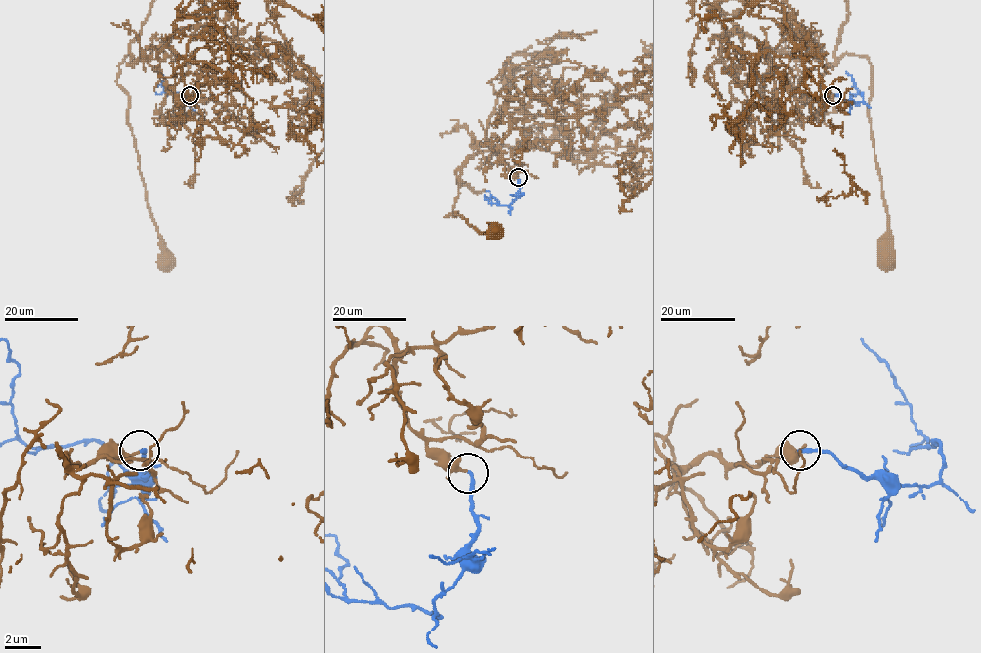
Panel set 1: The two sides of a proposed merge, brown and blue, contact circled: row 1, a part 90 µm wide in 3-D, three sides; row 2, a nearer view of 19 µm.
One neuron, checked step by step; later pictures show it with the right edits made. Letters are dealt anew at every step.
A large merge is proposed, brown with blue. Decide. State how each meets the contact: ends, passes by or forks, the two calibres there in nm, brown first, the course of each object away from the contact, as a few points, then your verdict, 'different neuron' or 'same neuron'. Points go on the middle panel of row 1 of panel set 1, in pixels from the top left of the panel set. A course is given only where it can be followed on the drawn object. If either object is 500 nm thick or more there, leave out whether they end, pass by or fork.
brown ends | blue ends | 280/200 nm | brown via (517, 177), (494, 135), (493, 151), (460, 169), (446, 216), (456, 211), (479, 232), (493, 230) | blue via (517, 177), (518, 196), (512, 207), (493, 204), (492, 195), (487, 190) | same neuron

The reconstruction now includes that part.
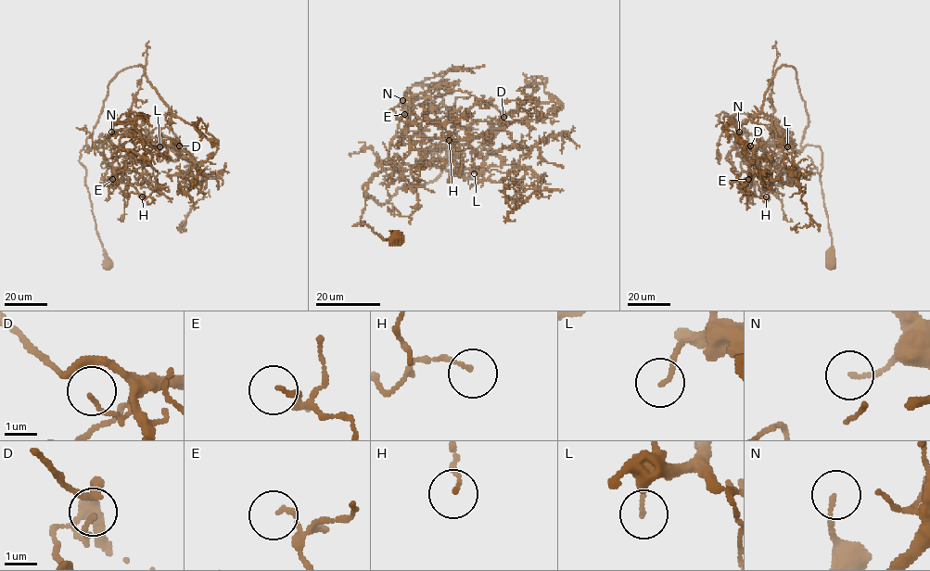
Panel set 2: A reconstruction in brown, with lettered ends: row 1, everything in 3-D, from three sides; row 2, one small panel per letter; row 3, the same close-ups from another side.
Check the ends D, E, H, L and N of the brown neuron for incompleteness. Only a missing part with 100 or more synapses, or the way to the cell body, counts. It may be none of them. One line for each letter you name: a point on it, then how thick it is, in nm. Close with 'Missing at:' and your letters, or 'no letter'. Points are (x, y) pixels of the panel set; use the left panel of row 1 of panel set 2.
D: (179, 145) | 110 nm
Missing at: D

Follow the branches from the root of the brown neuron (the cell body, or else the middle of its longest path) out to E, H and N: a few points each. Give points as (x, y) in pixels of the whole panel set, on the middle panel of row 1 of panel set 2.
E: (395, 236), (354, 225), (367, 183), (395, 169), (389, 145), (413, 95), (427, 120), (404, 114)
H: (395, 236), (354, 225), (367, 183), (395, 169), (389, 145), (413, 95), (415, 116), (441, 123), (449, 140)
N: (395, 236), (384, 239), (363, 222), (354, 225), (365, 206), (367, 183), (395, 169), (389, 145), (402, 100)

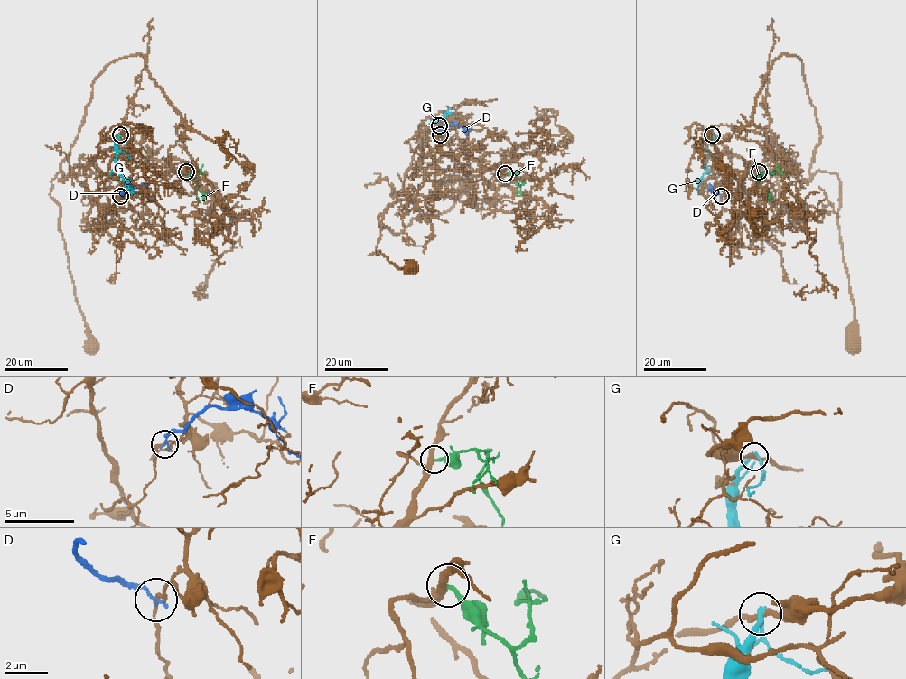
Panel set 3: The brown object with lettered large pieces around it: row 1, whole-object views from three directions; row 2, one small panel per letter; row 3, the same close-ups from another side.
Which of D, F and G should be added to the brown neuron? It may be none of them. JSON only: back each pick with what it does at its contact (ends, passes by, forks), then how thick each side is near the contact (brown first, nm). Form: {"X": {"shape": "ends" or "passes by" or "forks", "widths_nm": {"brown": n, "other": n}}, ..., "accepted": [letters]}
{"accepted": []}

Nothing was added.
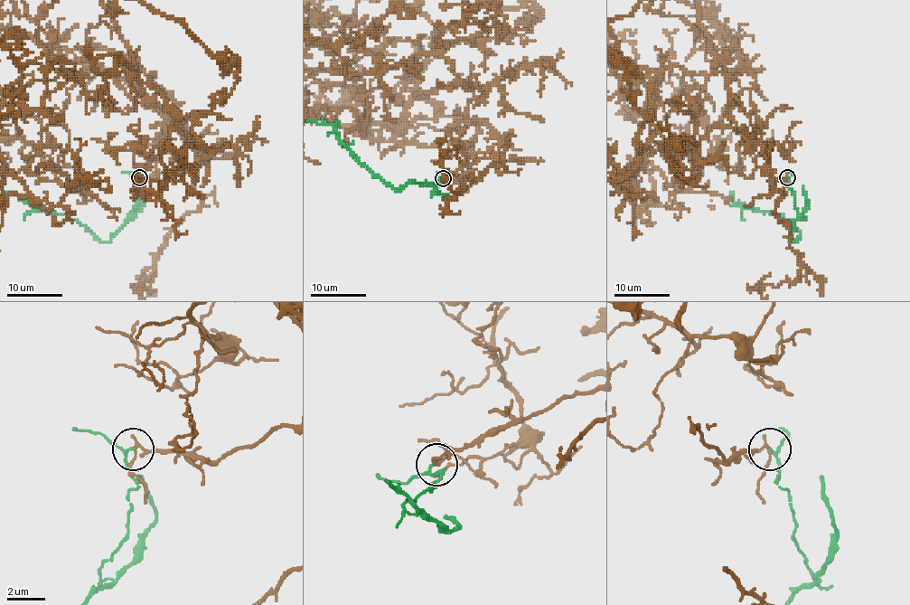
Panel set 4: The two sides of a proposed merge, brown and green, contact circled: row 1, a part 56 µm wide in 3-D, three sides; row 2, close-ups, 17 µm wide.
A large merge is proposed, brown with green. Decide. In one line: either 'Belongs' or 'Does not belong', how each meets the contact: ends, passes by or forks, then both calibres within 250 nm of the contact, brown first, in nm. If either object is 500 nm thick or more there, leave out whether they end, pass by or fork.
Belongs. At the ring brown passes by. At the ring green passes by. Thickness 130 nm (brown) against 110 nm

